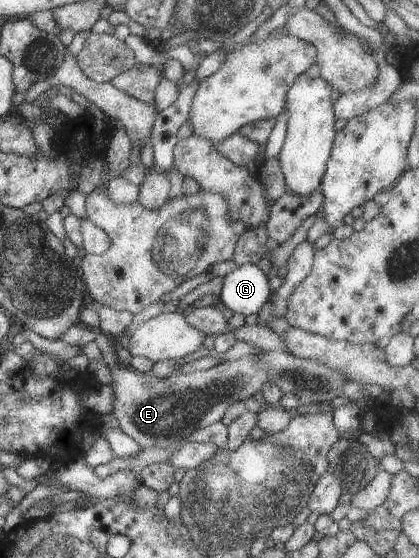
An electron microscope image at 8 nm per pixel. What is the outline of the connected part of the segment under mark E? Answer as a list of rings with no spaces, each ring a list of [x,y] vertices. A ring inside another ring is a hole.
[[[97,332],[94,340],[102,359],[112,372],[114,399],[111,414],[119,421],[123,432],[134,438],[142,449],[164,449],[189,437],[195,430],[221,421],[231,404],[248,399],[267,383],[277,384],[284,394],[296,394],[301,405],[312,404],[324,408],[332,399],[341,396],[342,385],[347,382],[343,373],[334,371],[322,362],[302,359],[277,350],[224,362],[207,370],[192,373],[178,371],[166,379],[158,379],[152,372],[140,373],[131,366],[120,363],[112,340],[105,334]]]

